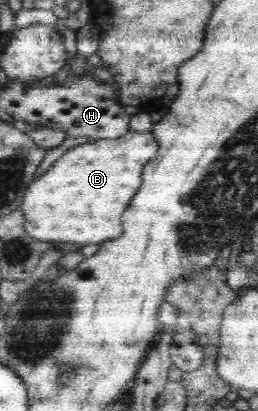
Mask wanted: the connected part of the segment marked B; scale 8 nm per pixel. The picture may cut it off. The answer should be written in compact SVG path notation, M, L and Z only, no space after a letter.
M130 130L116 139L98 139L71 147L52 167L26 189L21 210L26 216L25 231L45 243L102 243L122 235L122 213L142 185L142 169L158 153L158 142L152 132Z

